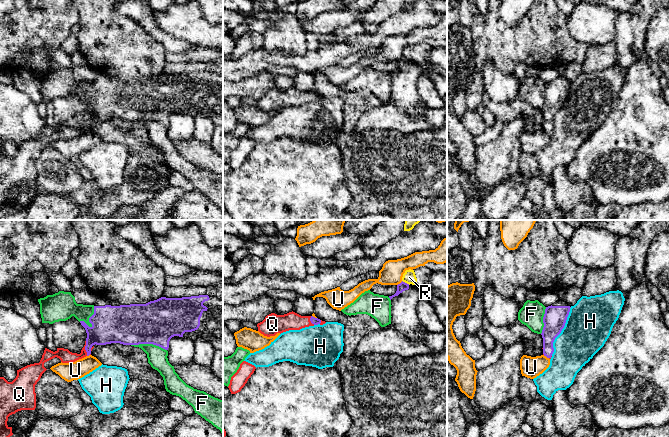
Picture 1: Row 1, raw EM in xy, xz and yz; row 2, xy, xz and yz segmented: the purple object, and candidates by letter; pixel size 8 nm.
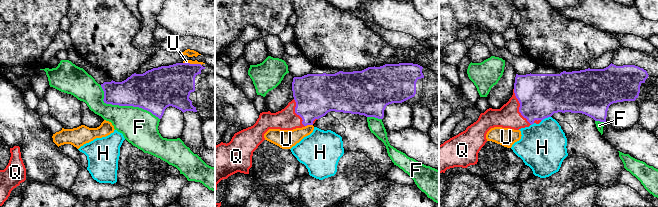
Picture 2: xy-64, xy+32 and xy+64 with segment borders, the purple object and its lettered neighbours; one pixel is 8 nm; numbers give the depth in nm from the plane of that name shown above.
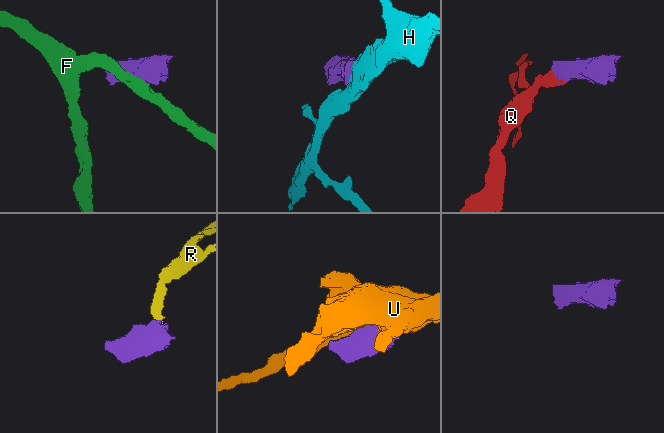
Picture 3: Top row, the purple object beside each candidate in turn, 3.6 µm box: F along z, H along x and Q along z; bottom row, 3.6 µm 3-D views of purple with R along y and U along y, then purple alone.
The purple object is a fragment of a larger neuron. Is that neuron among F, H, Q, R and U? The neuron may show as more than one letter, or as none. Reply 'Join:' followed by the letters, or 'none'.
Join: Q

